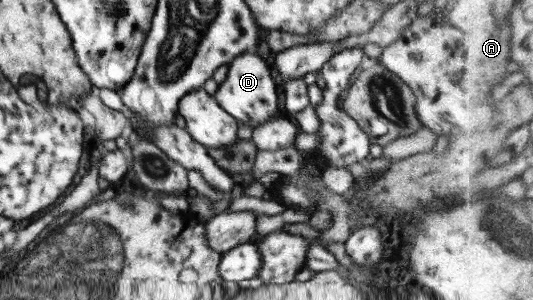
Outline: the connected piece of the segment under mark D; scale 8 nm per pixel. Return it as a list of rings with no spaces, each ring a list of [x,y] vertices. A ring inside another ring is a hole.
[[[260,51],[236,56],[227,65],[226,78],[214,92],[216,103],[239,124],[256,127],[270,118],[284,116],[281,105],[281,91],[266,55]]]

